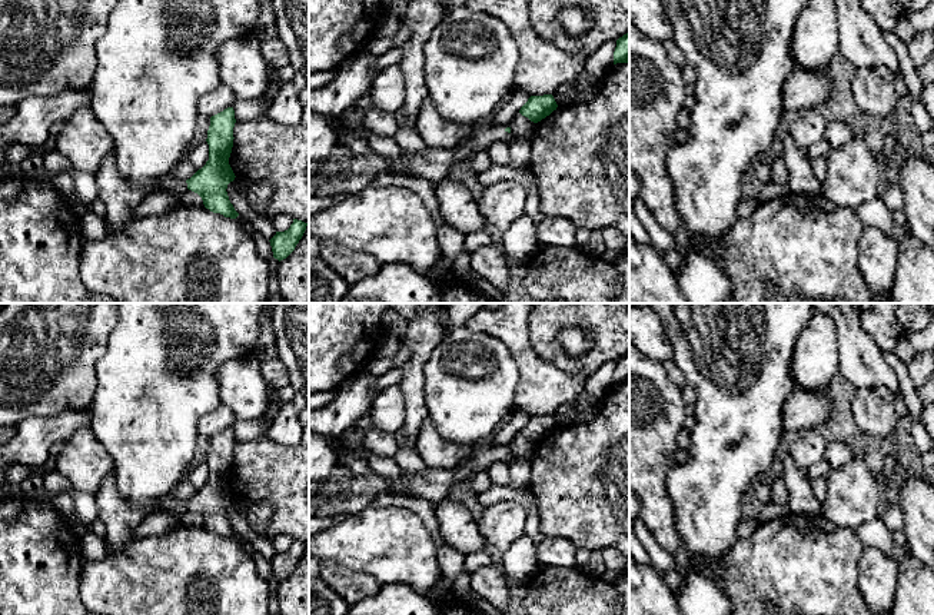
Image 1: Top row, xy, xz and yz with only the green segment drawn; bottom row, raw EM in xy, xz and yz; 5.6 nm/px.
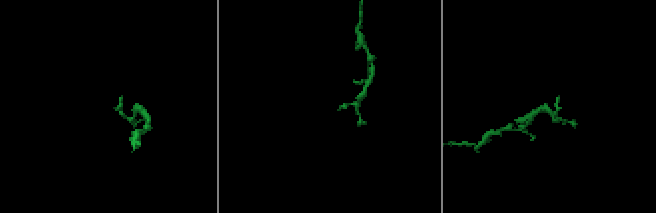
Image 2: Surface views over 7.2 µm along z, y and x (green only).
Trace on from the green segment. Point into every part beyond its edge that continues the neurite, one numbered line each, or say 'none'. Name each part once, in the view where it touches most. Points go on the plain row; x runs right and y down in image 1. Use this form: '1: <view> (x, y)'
1: xz (431, 484)

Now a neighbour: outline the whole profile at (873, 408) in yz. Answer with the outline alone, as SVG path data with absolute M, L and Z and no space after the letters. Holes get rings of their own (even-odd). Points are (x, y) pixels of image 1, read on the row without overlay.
M884 385L857 389L851 400L851 410L865 436L893 436L898 422L894 412L894 398L894 393Z

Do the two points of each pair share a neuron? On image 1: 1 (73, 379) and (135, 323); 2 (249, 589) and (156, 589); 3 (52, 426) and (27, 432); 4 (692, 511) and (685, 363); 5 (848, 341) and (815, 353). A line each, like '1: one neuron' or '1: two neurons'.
1: two neurons
2: one neuron
3: one neuron
4: one neuron
5: two neurons

